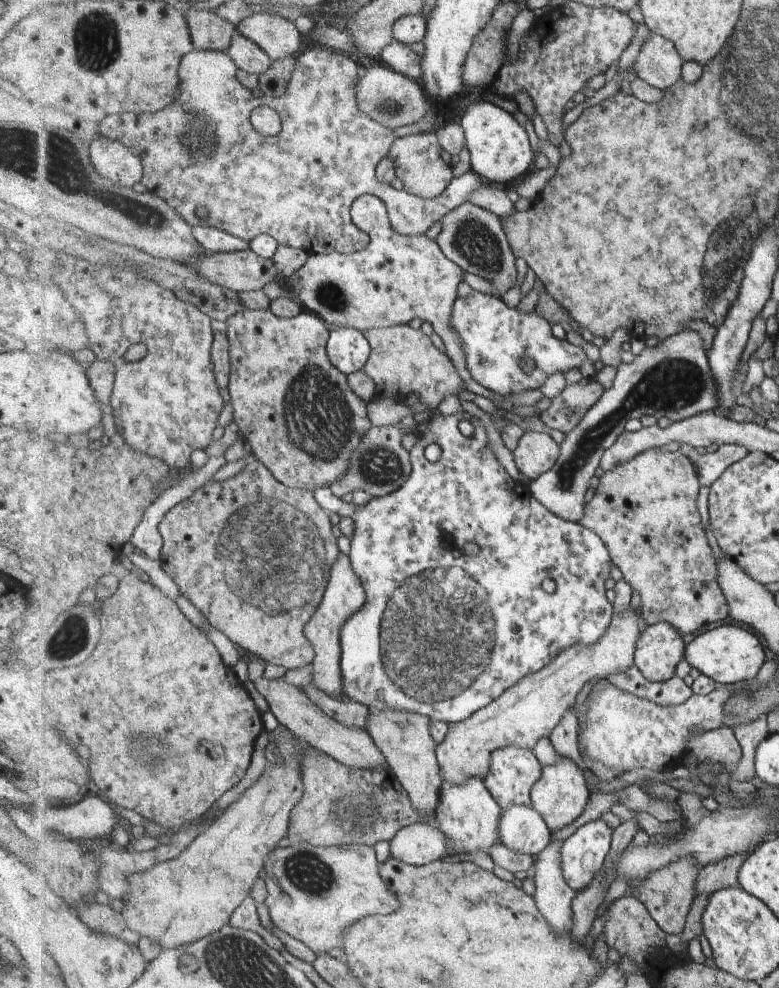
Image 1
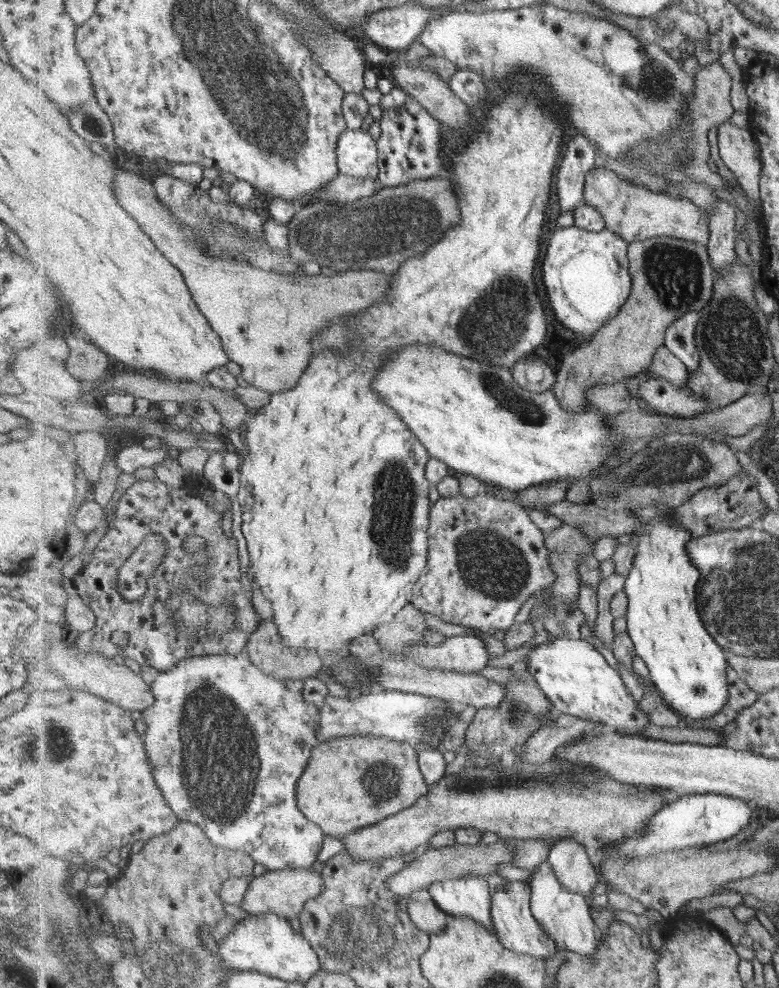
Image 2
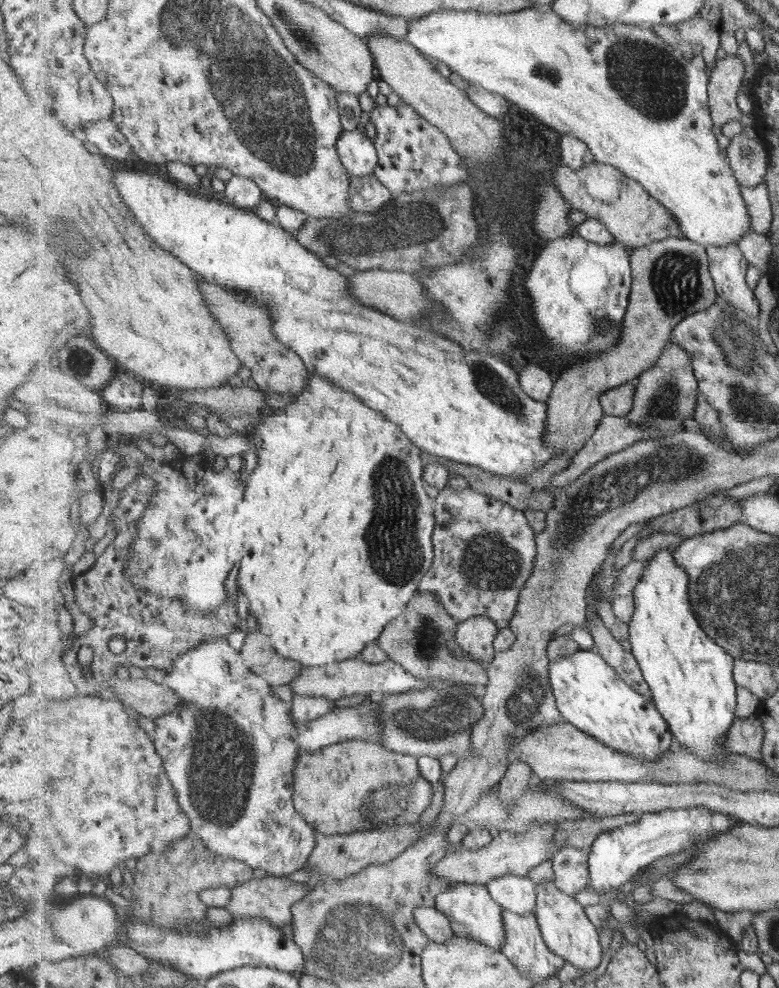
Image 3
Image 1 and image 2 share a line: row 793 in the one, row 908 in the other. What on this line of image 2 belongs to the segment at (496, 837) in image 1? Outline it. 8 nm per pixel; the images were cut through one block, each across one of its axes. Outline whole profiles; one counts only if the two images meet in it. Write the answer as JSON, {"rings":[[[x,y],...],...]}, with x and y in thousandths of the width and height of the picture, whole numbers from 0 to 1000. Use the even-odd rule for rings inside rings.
{"rings":[[[605,886],[603,889],[569,891],[549,899],[565,921],[589,929],[607,929],[634,941],[632,931],[632,905],[634,900],[624,889]]]}

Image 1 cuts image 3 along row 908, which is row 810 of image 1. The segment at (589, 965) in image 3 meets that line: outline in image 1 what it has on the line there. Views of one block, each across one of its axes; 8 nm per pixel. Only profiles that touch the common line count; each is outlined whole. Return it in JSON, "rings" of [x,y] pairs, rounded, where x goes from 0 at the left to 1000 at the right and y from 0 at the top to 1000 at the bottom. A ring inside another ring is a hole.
{"rings":[[[720,764],[715,773],[705,773],[698,776],[697,784],[683,801],[683,817],[697,826],[706,840],[715,842],[738,832],[754,817],[757,810],[757,800],[752,791],[751,783],[734,769]]]}

